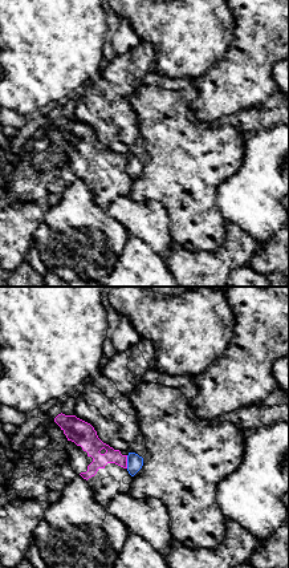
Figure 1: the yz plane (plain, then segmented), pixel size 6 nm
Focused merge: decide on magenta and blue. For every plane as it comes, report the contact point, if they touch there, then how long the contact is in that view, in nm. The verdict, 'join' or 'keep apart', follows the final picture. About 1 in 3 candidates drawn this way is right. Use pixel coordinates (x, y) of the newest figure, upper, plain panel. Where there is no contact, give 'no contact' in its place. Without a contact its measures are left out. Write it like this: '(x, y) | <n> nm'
(126, 165) | 80 nm

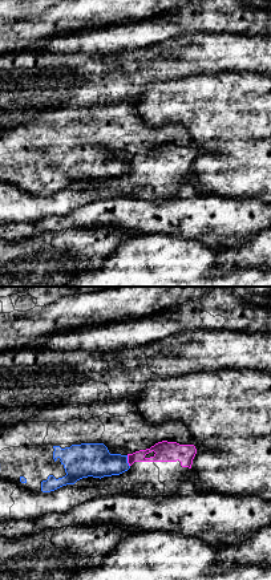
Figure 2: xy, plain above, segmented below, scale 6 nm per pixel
(128, 163) | 70 nm

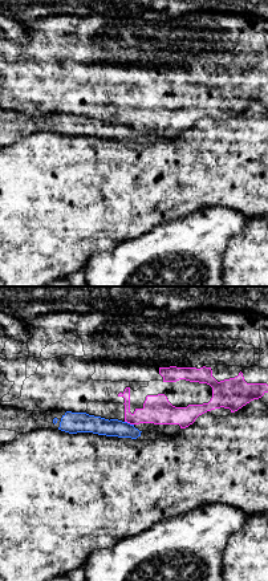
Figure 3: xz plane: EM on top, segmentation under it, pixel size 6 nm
(129, 125) | 60 nm

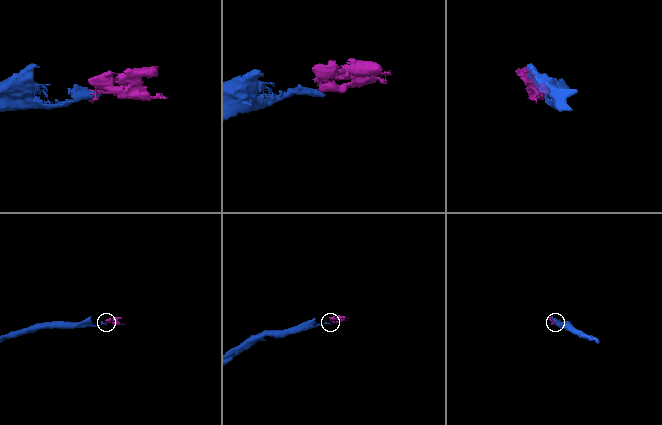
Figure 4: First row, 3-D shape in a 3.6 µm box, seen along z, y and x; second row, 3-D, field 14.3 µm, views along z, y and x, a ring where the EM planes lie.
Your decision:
keep apart

